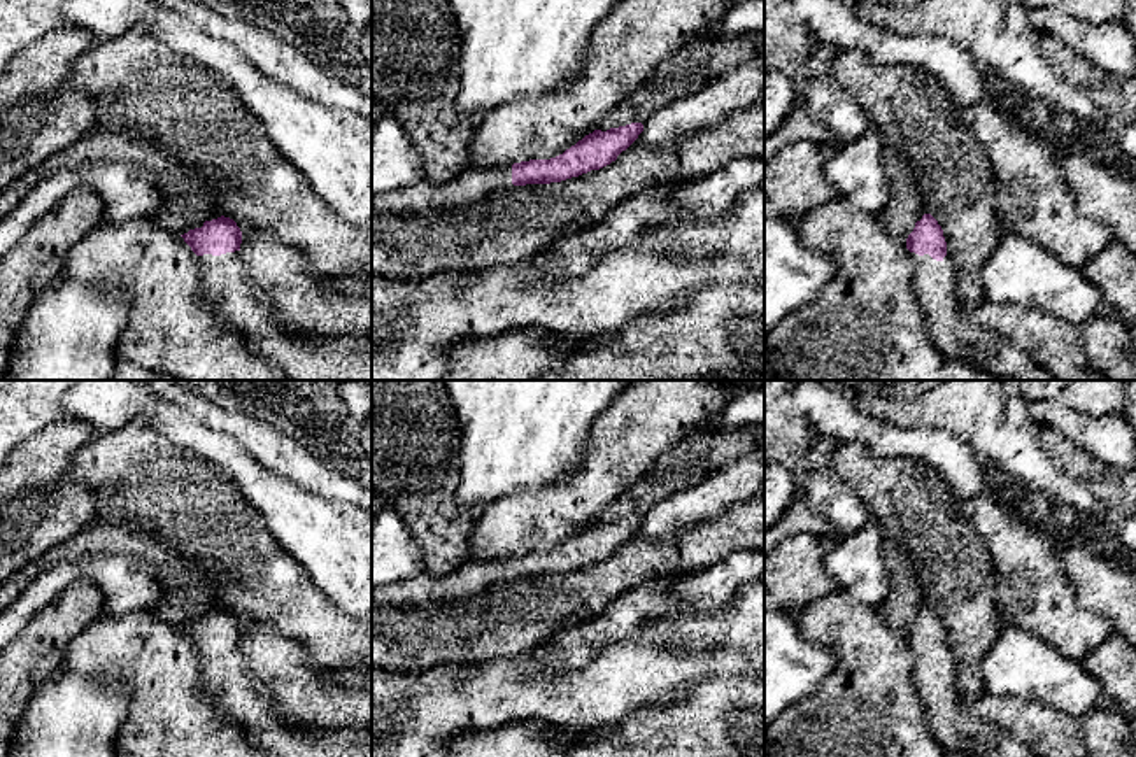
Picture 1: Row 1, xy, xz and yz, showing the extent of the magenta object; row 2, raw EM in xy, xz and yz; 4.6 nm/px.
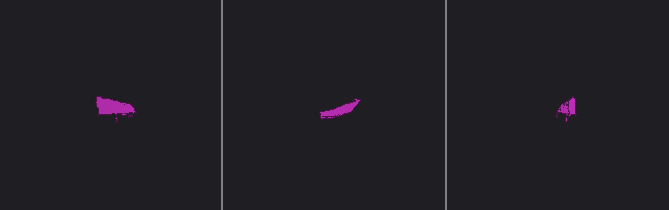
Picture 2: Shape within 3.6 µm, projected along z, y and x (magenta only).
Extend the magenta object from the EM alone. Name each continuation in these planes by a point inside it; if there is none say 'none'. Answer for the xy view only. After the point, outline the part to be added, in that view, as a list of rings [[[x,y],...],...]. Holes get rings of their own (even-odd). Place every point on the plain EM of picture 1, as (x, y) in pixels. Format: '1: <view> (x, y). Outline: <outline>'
1: xy (221, 675). Outline: [[[240,643],[198,648],[198,687],[226,722],[235,724],[268,757],[372,757],[365,732],[342,732],[337,739],[298,739],[284,732],[252,694],[240,659]]]

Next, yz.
1: yz (949, 722). Outline: [[[910,645],[915,657],[913,682],[931,736],[938,745],[969,757],[1038,757],[1006,729],[966,711],[966,699],[950,678],[950,648],[941,654]]]

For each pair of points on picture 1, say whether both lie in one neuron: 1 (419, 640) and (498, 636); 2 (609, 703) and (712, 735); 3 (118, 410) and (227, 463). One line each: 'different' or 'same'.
1: same
2: different
3: same

